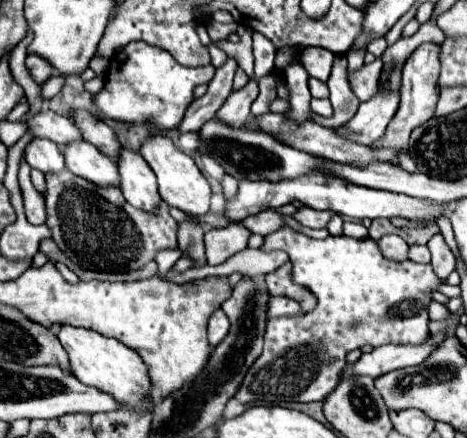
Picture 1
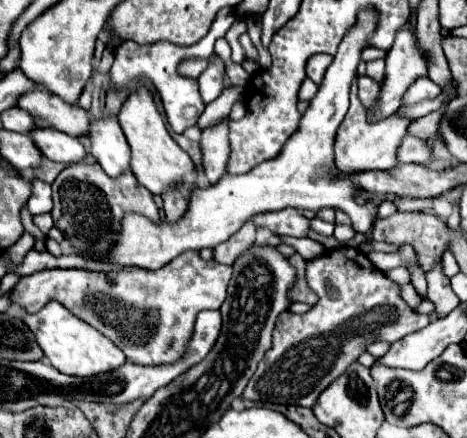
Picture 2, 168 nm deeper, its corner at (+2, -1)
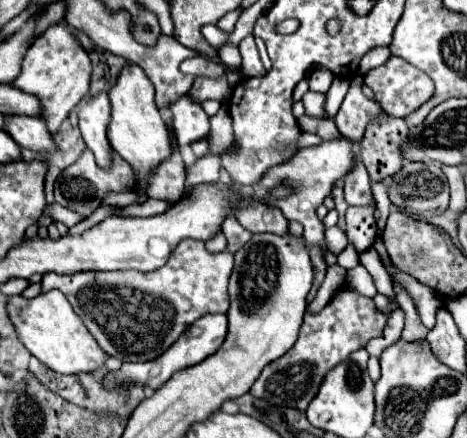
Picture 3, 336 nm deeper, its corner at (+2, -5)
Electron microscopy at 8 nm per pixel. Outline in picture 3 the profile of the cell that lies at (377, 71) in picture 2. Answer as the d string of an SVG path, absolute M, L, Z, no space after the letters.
M390 56L390 60L374 70L370 70L364 76L364 84L368 88L372 88L374 92L374 100L392 116L398 118L406 118L408 114L412 114L412 110L418 110L432 94L430 94L430 78L426 74L422 74L418 68L414 68L412 64L408 64L404 58L398 56Z

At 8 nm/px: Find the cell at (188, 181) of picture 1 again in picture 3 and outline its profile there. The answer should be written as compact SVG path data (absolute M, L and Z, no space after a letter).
M126 62L122 66L116 84L110 88L110 106L112 106L112 114L108 124L108 140L112 148L136 170L138 186L146 190L146 178L152 172L152 166L168 158L172 150L170 150L168 130L154 104L152 82L148 82L148 76L140 66L132 62Z

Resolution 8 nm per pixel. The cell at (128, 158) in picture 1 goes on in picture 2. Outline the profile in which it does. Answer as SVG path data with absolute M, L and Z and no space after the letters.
M116 118L92 120L90 140L90 154L104 168L104 172L118 178L124 170L130 170L130 146Z

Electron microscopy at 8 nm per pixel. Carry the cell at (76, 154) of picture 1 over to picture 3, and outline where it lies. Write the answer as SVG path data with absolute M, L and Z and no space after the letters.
M12 114L4 118L4 132L14 138L24 148L34 152L56 152L56 144L40 118L30 118L24 114Z

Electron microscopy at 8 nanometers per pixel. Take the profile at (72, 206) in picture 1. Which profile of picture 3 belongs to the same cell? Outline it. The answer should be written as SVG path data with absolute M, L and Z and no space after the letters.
M86 148L80 158L68 166L66 170L62 170L62 174L56 178L54 184L54 198L60 206L66 206L74 212L80 212L82 216L90 216L98 206L104 194L108 192L128 192L130 184L126 184L126 180L136 180L132 168L128 166L128 162L124 162L124 158L120 158L120 154L112 152L112 164L110 168L100 168L94 160L94 154L90 148Z

